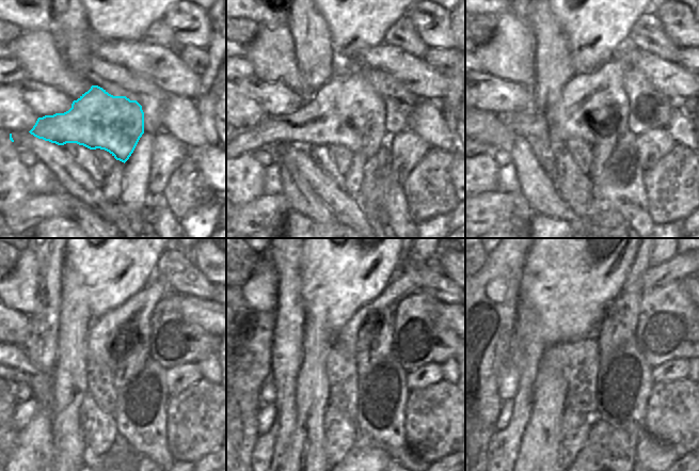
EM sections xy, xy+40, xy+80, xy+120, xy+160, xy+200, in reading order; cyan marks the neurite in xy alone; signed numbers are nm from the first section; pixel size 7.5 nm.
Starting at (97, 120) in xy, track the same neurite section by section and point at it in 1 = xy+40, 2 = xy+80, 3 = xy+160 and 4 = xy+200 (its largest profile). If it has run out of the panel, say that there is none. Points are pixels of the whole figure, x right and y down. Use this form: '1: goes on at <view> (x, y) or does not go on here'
1: goes on at xy+40 (348, 111)
2: goes on at xy+80 (592, 106)
3: goes on at xy+160 (367, 334)
4: goes on at xy+200 (618, 326)

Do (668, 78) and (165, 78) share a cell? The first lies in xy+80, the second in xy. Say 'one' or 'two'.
one

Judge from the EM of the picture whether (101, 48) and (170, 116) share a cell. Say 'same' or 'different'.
different

